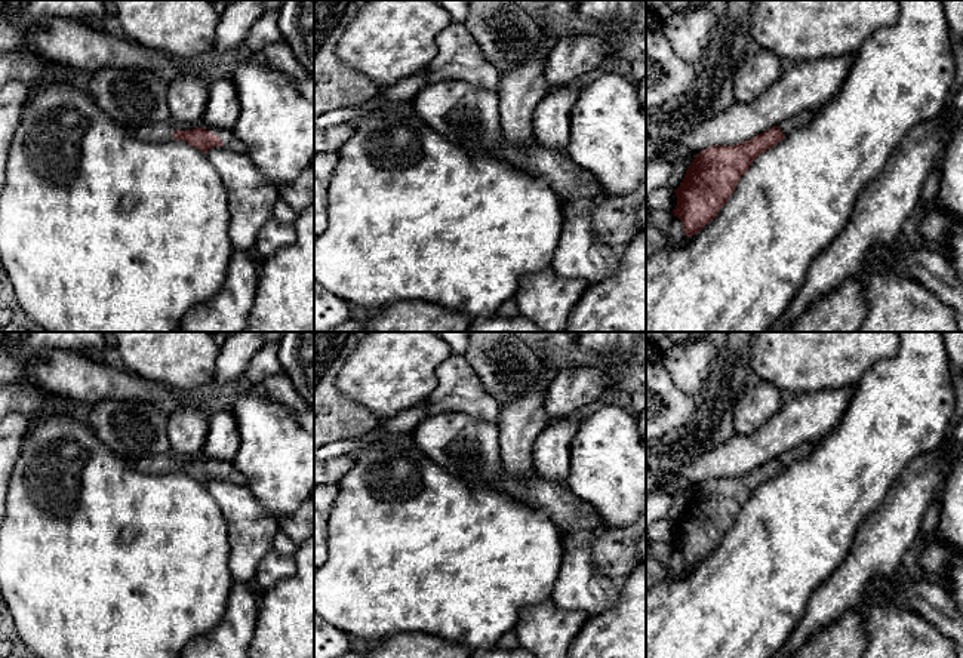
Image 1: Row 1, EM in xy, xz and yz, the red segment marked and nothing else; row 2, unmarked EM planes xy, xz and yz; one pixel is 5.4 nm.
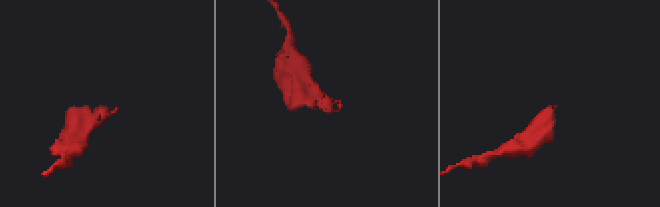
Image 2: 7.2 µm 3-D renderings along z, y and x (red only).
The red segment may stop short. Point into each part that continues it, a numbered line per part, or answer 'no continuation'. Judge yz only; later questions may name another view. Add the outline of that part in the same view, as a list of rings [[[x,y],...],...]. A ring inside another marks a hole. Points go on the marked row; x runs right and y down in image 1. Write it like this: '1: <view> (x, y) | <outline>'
1: yz (790, 125) | [[[802,111],[794,117],[787,119],[782,122],[778,127],[782,130],[784,135],[790,135],[799,127],[803,127],[806,123],[809,123],[815,116],[815,111]]]

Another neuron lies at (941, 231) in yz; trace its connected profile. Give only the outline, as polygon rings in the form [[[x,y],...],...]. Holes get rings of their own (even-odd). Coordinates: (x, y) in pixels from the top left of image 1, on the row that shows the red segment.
[[[936,197],[927,206],[919,231],[924,247],[941,252],[963,282],[963,221],[945,213]]]

